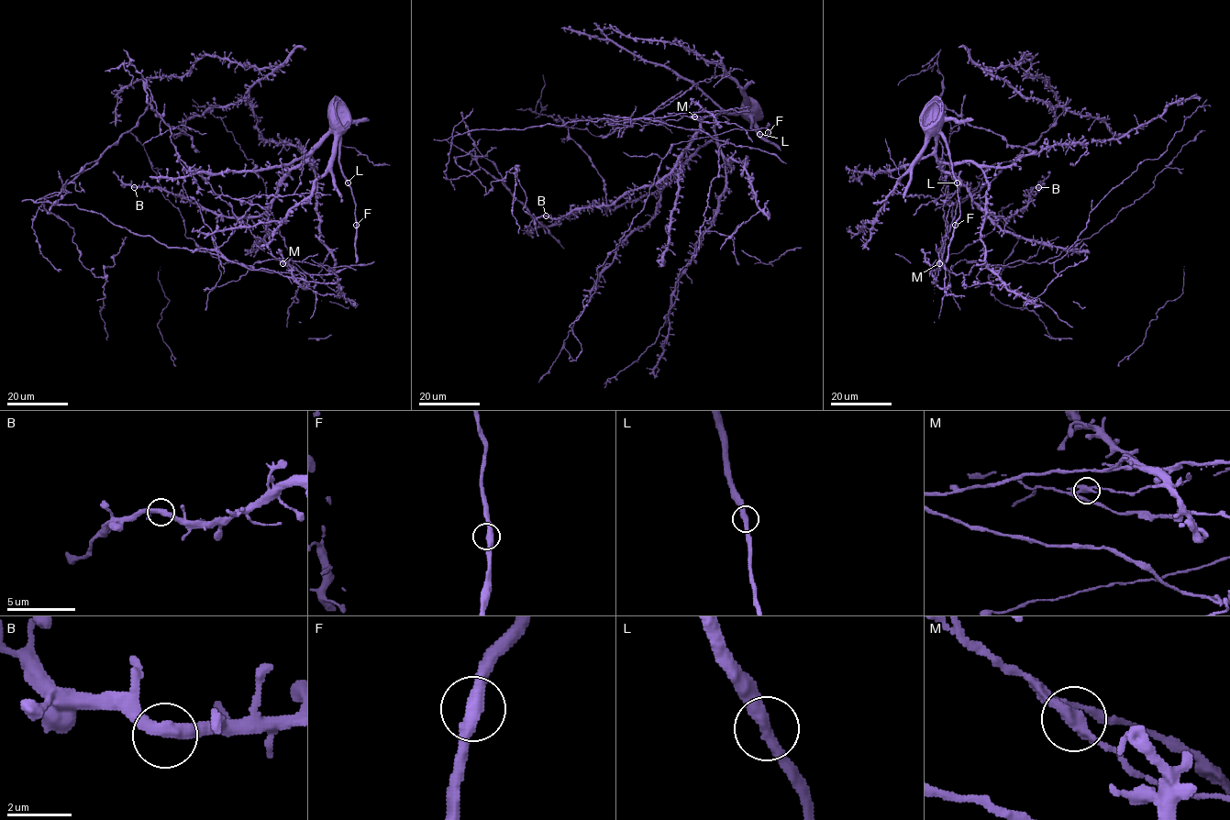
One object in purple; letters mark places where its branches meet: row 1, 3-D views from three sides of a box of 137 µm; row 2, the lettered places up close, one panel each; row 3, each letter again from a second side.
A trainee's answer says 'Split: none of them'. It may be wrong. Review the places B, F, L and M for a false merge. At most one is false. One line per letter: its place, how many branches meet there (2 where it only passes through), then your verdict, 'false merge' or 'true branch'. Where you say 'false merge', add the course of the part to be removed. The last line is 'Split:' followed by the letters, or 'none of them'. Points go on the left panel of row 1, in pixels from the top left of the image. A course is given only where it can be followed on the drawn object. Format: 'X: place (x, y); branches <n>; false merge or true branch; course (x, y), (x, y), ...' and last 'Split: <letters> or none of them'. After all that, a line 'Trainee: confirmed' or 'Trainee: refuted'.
B: place (134, 187); branches 2; true branch
F: place (356, 225); branches 2; true branch
L: place (348, 182); branches 2; true branch
M: place (282, 263); branches 2; false merge; course (282, 262), (240, 219), (217, 253), (167, 247), (59, 204), (63, 186), (44, 207), (105, 281), (107, 339)
Split: M
Trainee: refuted

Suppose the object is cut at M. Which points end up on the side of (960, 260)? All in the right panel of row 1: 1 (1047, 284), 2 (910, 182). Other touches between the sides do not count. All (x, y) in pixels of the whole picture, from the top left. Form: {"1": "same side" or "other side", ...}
{"1": "same side", "2": "same side"}

